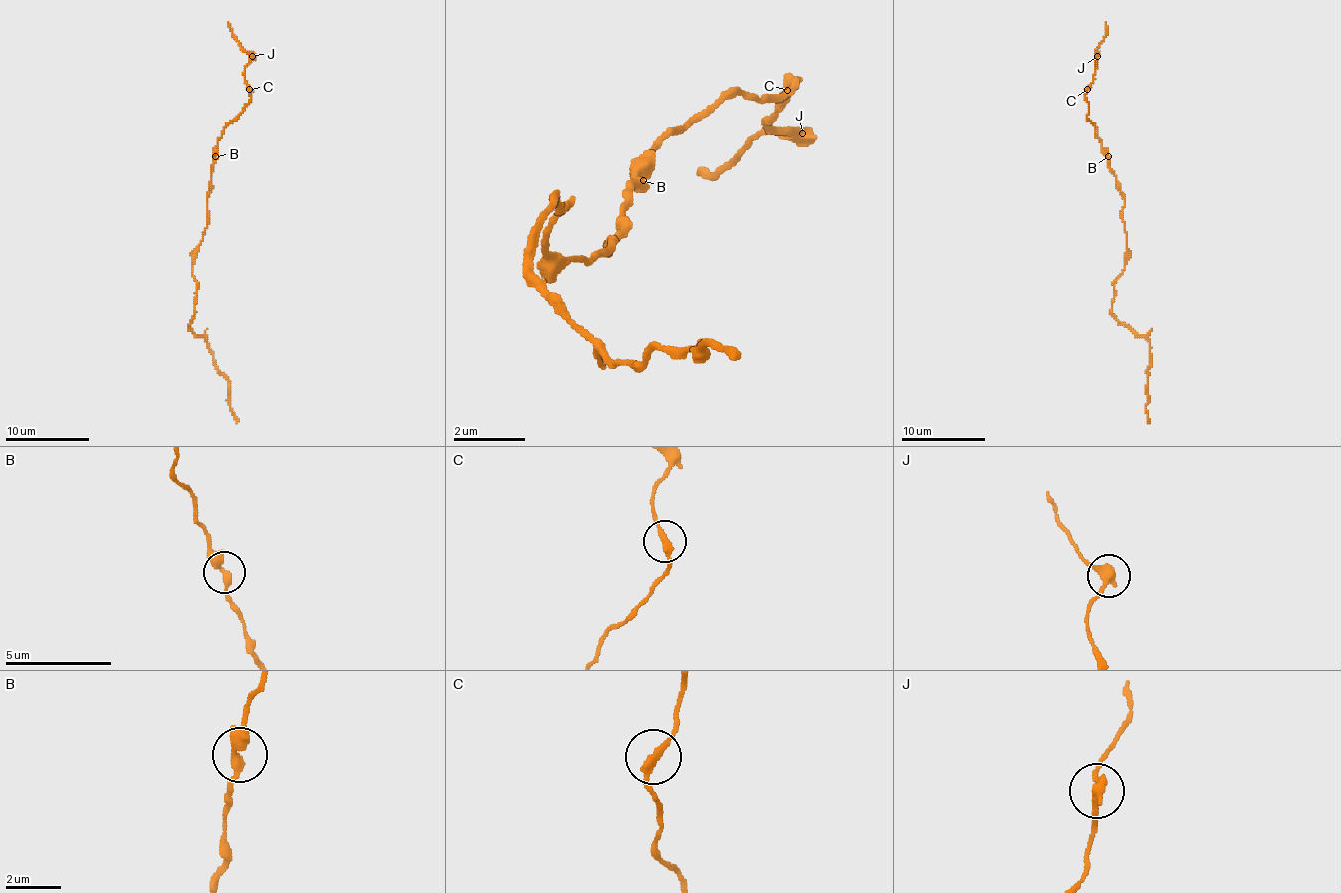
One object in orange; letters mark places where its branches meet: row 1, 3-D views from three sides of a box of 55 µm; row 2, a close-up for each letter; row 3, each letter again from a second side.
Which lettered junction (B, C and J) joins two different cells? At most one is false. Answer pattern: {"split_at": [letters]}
{"split_at": ["J"]}

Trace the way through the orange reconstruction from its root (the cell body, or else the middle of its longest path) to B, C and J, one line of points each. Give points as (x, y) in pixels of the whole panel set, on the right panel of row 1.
B: (1124, 224), (1124, 194), (1118, 188), (1108, 156)
C: (1124, 224), (1124, 194), (1118, 188), (1097, 129), (1087, 116), (1087, 89)
J: (1124, 224), (1124, 194), (1118, 188), (1097, 129), (1087, 116), (1084, 89), (1093, 81), (1097, 56)

